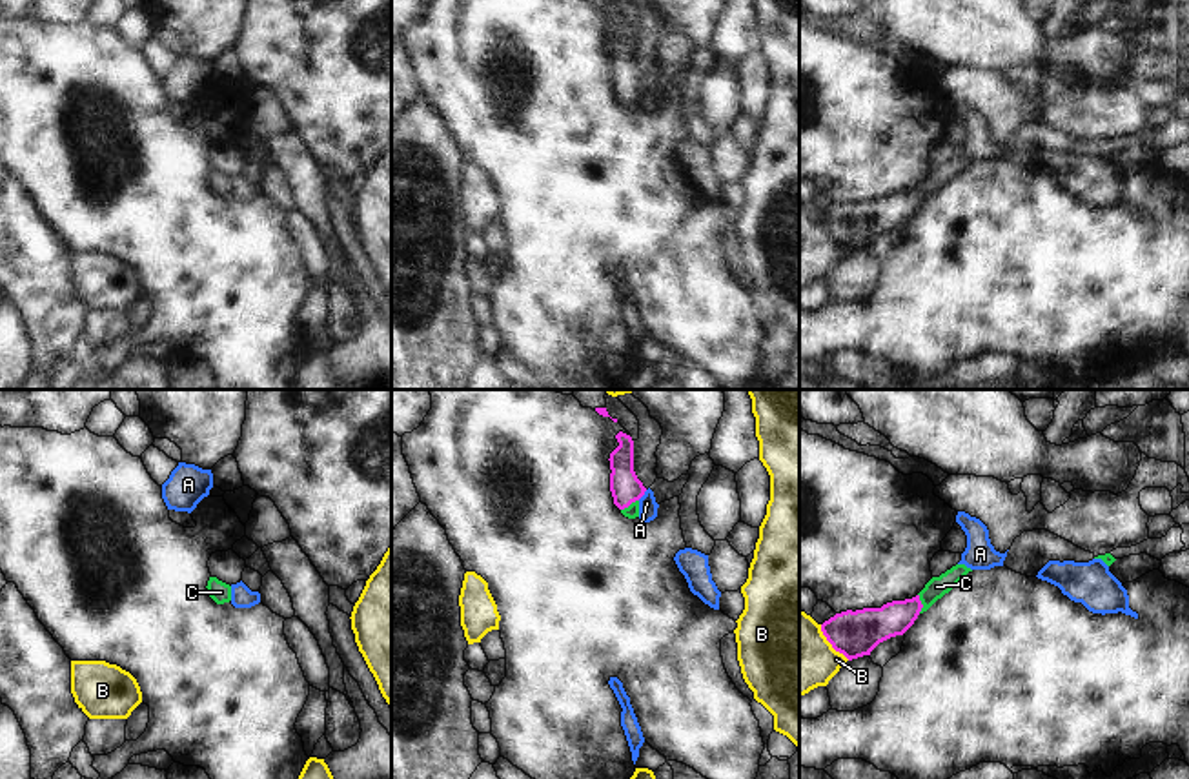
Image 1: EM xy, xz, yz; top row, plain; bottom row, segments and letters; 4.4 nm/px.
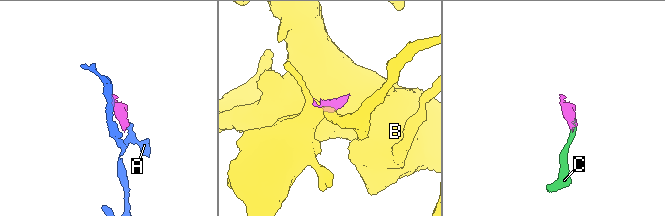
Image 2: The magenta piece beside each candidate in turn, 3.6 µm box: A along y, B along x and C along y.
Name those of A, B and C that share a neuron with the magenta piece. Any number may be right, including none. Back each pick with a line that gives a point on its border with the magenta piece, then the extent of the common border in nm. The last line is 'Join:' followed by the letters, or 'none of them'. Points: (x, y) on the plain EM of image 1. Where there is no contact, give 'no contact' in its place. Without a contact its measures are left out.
C: yz (920, 195) | 90 nm
Join: C

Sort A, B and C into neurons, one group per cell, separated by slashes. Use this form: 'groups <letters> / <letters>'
groups A / B / C

